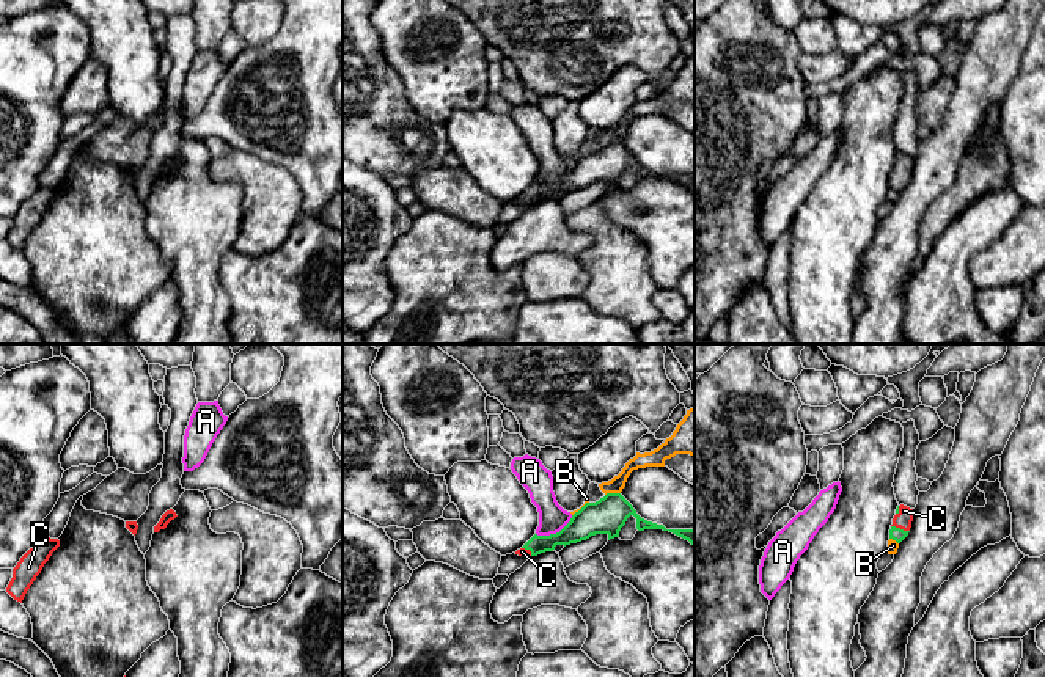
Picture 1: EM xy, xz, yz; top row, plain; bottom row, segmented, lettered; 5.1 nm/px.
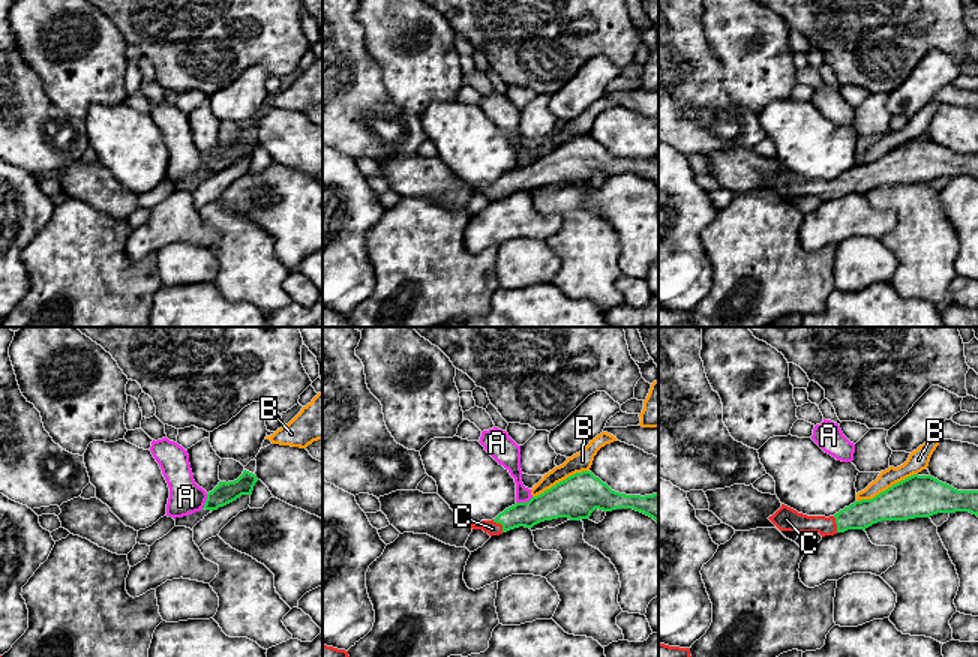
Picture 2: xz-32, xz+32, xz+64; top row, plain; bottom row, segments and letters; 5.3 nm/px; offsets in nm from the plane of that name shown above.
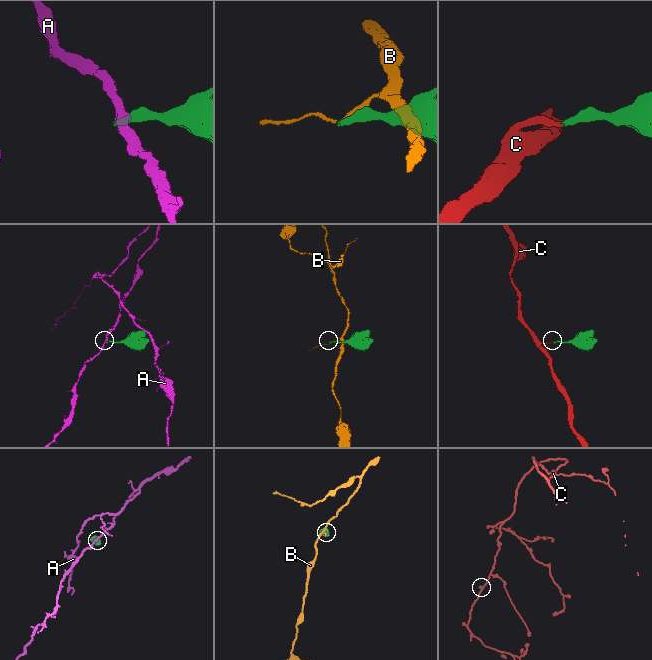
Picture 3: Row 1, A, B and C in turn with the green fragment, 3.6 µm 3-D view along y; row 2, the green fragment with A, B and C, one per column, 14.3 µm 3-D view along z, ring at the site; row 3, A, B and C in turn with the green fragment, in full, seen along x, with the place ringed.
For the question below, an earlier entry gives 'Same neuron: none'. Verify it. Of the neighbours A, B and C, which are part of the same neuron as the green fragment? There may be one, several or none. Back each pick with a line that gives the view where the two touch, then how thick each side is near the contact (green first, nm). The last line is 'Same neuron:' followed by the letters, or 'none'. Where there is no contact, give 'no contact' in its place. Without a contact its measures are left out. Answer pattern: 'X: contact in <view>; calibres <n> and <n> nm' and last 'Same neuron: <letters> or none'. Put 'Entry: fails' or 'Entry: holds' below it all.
C: contact in yz; calibres 70 and 90 nm
Same neuron: C
Entry: fails

